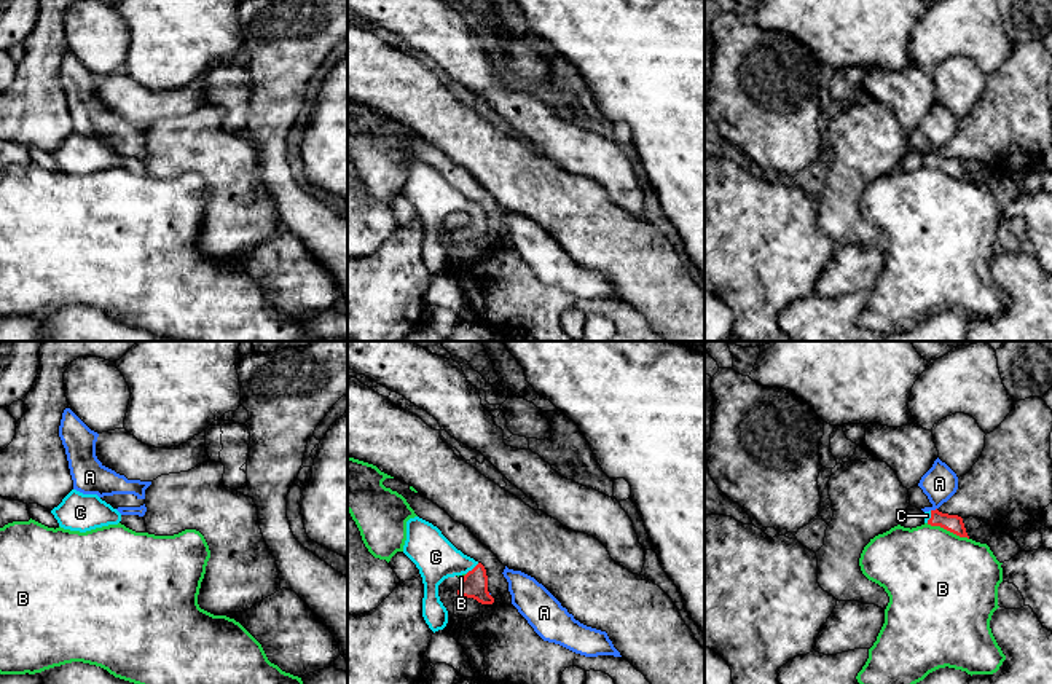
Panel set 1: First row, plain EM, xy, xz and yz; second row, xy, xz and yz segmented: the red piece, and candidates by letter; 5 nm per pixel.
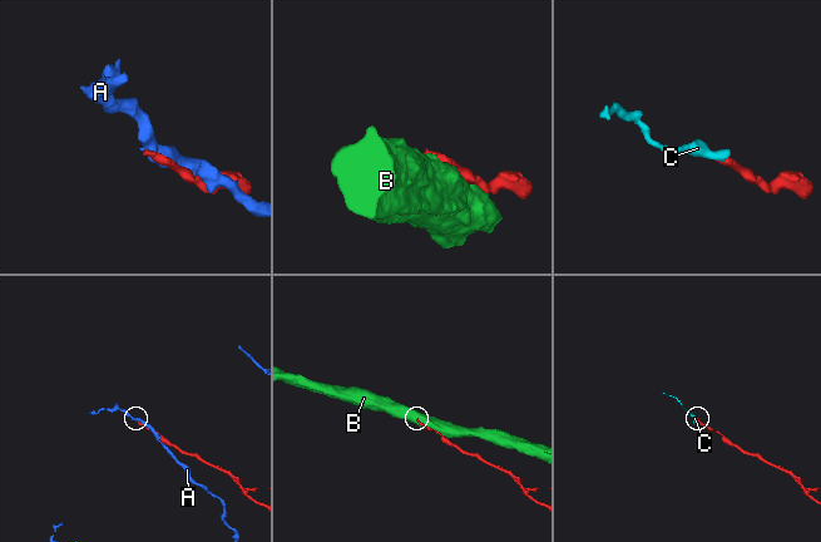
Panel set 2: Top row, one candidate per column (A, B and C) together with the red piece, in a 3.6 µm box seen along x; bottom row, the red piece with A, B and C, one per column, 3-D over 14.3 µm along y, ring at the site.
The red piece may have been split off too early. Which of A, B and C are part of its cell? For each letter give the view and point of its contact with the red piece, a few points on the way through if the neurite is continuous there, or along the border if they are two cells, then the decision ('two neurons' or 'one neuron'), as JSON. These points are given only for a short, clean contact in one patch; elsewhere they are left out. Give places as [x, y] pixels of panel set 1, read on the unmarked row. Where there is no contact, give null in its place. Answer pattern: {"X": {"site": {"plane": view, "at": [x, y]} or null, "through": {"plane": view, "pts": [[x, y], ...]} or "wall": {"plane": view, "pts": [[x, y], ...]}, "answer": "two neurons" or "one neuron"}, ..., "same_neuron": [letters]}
{"A": {"site": {"plane": "yz", "at": [933, 153]}, "answer": "two neurons"}, "B": {"site": {"plane": "yz", "at": [947, 172]}, "answer": "two neurons"}, "C": {"site": {"plane": "xz", "at": [474, 211]}, "through": {"plane": "xz", "pts": [[474, 227], [474, 211], [435, 200]]}, "answer": "one neuron"}, "same_neuron": ["C"]}

